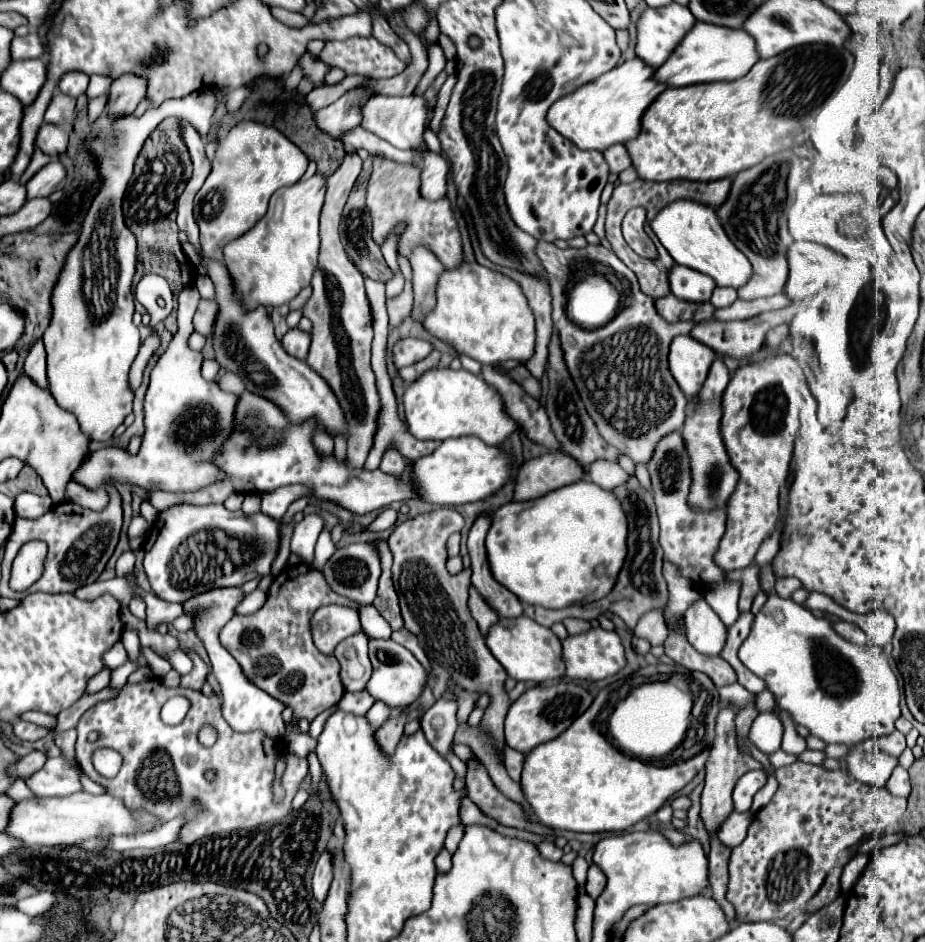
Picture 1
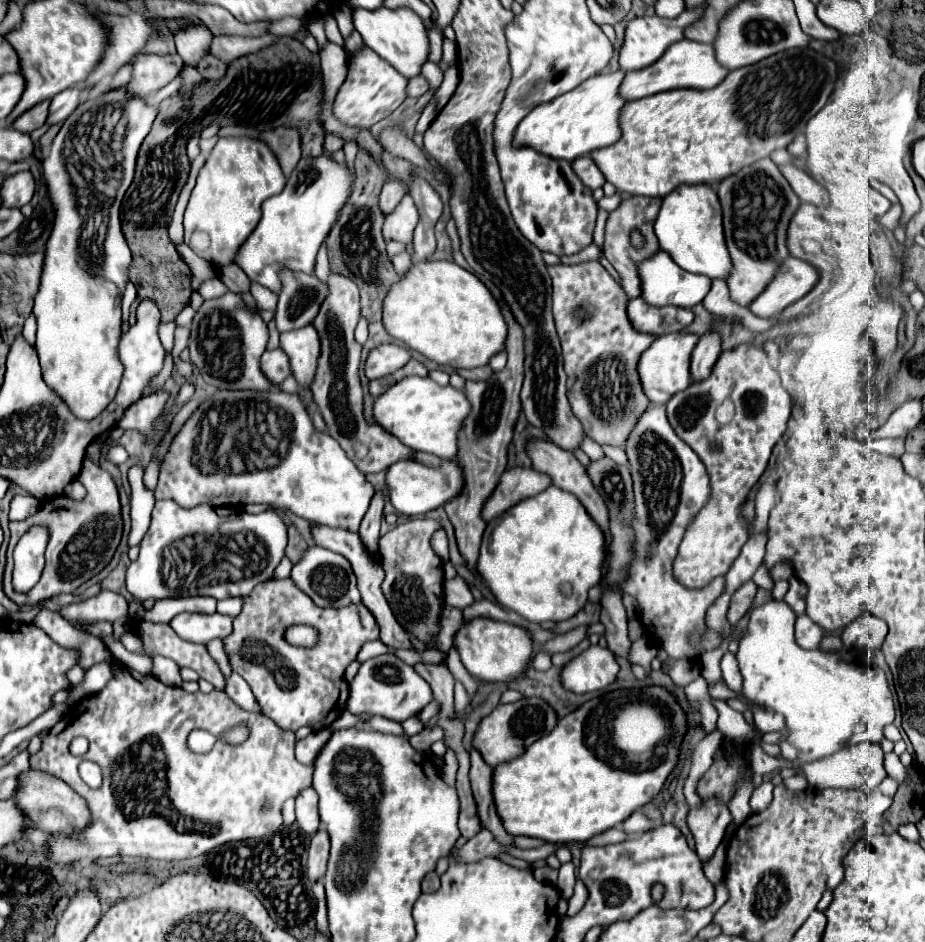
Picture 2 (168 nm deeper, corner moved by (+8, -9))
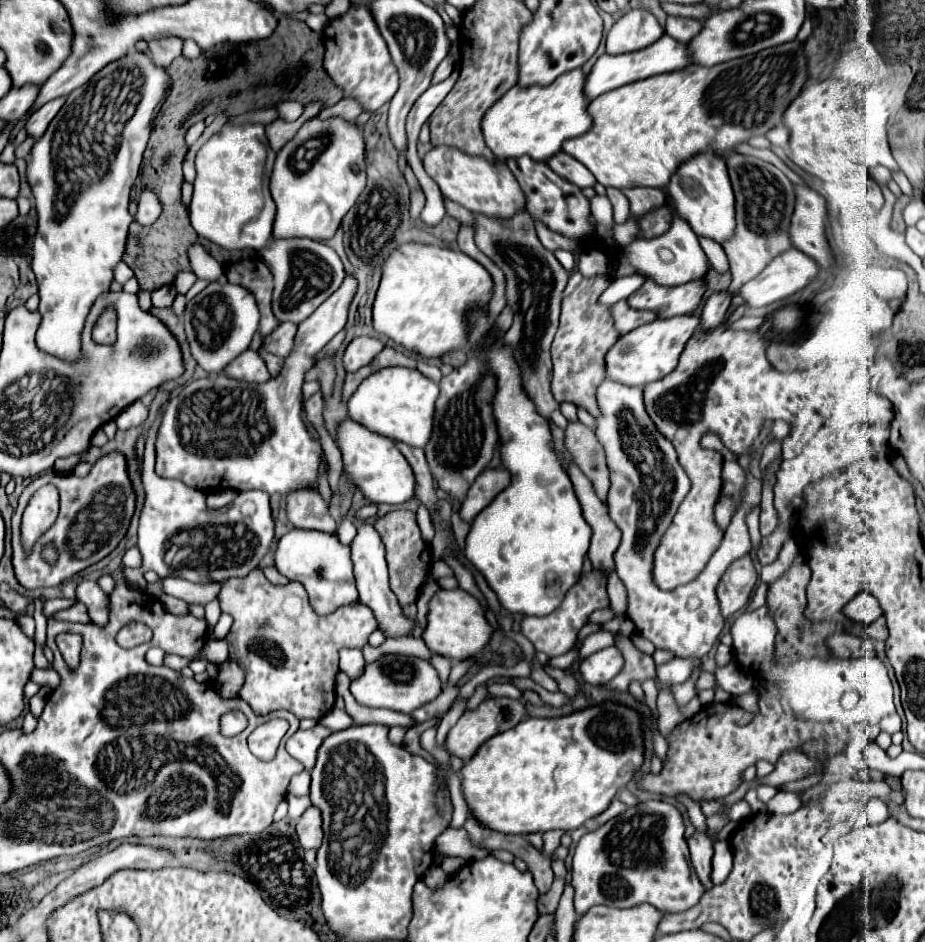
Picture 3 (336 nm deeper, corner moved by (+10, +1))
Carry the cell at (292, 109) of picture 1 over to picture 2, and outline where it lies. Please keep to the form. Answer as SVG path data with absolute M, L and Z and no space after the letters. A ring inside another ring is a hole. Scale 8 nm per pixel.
M284 36L276 44L228 64L224 78L214 84L214 90L212 84L202 84L194 90L190 106L180 106L178 98L170 98L160 104L160 114L140 146L136 174L132 186L124 194L120 220L128 248L132 250L130 282L136 284L140 298L152 298L158 302L164 322L174 322L192 296L188 282L190 270L168 240L170 216L190 172L186 156L188 140L200 136L200 132L210 124L228 126L232 120L258 132L286 126L300 132L302 156L322 156L324 130L318 120L320 98L320 56L308 52L302 42Z

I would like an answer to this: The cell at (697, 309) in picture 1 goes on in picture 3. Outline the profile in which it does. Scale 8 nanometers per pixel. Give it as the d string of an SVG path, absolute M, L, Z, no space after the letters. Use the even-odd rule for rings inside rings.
M618 302L614 306L610 306L610 314L614 318L614 326L620 334L626 334L642 324L648 324L648 322L654 322L656 316L652 312L642 312L642 310L634 310L628 306L628 302Z

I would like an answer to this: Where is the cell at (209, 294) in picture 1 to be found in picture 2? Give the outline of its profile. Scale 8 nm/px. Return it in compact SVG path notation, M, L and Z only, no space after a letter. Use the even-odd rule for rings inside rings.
M212 278L212 280L204 280L198 288L198 294L204 298L204 300L210 300L210 298L218 298L222 296L226 290L226 286L218 280L218 278Z

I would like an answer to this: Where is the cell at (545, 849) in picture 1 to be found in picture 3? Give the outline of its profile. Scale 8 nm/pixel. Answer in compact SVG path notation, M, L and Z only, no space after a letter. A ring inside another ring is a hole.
M463 827L459 829L448 828L444 831L437 837L434 849L447 856L462 857L466 861L482 859L490 855L491 852L488 849L474 846Z

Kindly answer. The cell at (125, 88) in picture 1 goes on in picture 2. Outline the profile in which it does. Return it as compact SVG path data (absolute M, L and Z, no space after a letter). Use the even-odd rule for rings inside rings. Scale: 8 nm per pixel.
M178 54L166 56L140 56L132 66L132 78L126 84L132 96L146 98L152 92L164 88L172 82L182 68L182 60Z

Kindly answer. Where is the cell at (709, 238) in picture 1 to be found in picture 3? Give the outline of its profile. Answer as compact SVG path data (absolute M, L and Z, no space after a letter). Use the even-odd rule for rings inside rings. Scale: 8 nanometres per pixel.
M698 154L698 158L682 162L666 192L674 200L676 214L686 218L698 236L708 236L724 244L734 234L734 192L726 170L726 158L714 158L714 154Z

